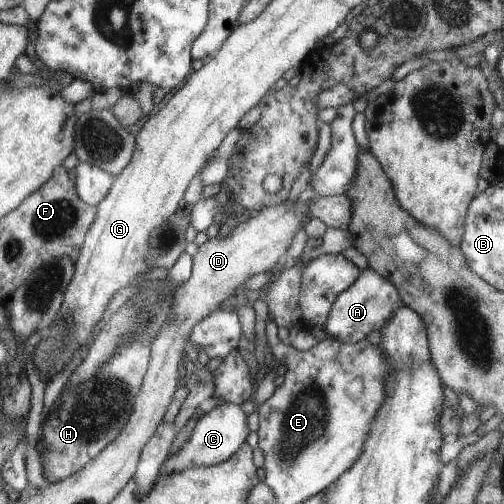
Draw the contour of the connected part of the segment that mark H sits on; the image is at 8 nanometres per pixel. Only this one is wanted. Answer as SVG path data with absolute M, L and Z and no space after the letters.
M123 341L117 346L110 359L101 365L93 374L78 384L76 389L69 389L63 396L59 395L46 414L44 425L41 429L40 441L42 453L39 460L42 466L43 478L48 483L61 481L70 474L77 473L83 465L93 460L101 450L105 449L126 426L132 413L134 402L140 393L142 378L149 368L150 344L139 341Z

